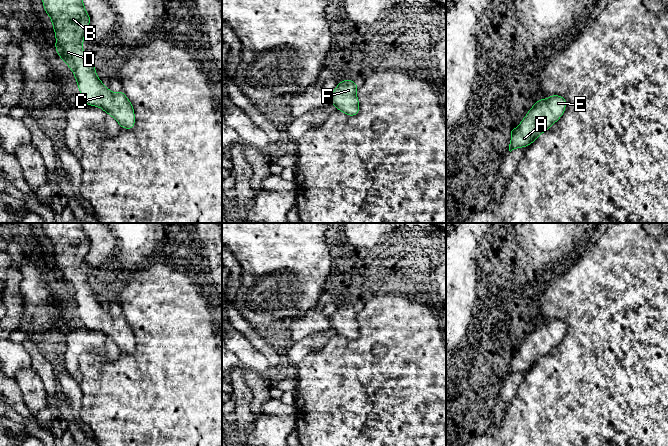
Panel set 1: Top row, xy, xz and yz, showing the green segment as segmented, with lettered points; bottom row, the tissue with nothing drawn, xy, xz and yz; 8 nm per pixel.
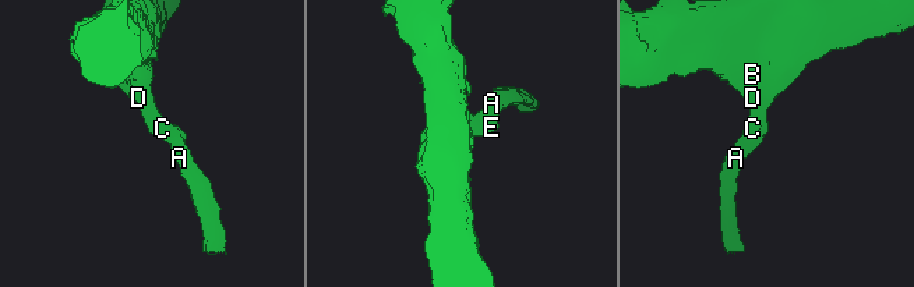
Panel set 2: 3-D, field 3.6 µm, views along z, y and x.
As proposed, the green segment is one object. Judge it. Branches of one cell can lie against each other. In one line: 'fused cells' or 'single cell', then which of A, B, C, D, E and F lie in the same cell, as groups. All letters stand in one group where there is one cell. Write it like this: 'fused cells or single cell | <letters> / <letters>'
single cell | A B C D E F

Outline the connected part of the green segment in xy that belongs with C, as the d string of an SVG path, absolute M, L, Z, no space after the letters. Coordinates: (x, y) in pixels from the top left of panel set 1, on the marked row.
M42 0L55 31L55 50L74 73L83 102L100 107L112 116L121 128L135 126L132 103L123 91L113 93L98 78L93 61L82 49L84 34L91 17L82 0Z

